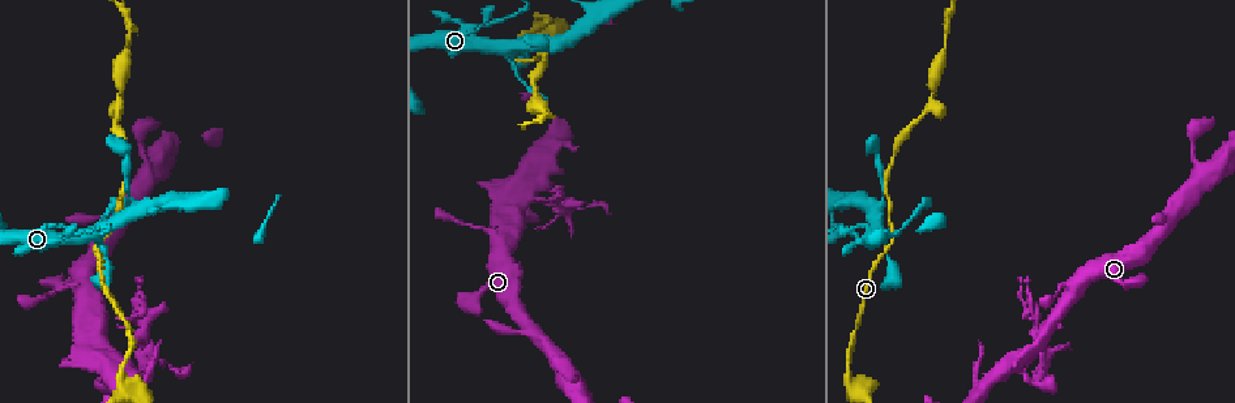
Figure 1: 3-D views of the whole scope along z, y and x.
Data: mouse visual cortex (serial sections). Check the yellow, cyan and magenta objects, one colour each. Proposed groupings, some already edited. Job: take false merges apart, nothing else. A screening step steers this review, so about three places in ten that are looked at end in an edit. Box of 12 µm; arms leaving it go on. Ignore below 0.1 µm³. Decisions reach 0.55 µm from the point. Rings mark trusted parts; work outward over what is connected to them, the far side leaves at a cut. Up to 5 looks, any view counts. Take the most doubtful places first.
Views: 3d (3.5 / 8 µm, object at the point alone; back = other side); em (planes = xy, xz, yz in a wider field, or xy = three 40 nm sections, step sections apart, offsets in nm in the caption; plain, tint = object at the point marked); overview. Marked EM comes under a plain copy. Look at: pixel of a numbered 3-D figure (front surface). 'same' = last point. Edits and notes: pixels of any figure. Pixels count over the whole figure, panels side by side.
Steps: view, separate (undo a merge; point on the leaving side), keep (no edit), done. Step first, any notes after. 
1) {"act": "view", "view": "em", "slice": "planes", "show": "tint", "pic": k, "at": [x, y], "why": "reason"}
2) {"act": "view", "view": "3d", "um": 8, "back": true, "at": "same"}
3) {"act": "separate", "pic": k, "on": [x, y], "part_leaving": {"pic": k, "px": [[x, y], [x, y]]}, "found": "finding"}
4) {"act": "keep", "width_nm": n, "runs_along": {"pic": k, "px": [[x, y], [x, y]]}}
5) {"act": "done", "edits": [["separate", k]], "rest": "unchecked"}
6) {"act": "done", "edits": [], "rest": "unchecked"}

{"act": "view", "view": "3d", "um": 3.5, "pic": 1, "at": [124, 388]}

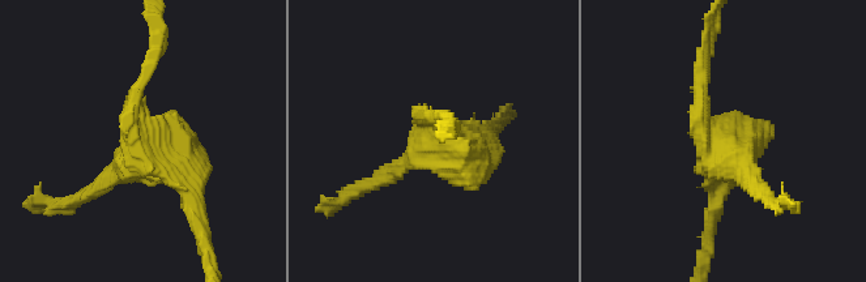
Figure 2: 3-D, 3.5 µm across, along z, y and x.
{"act": "view", "view": "em", "slice": "xy", "step": 1, "show": "tint", "pic": 2, "at": [433, 128]}

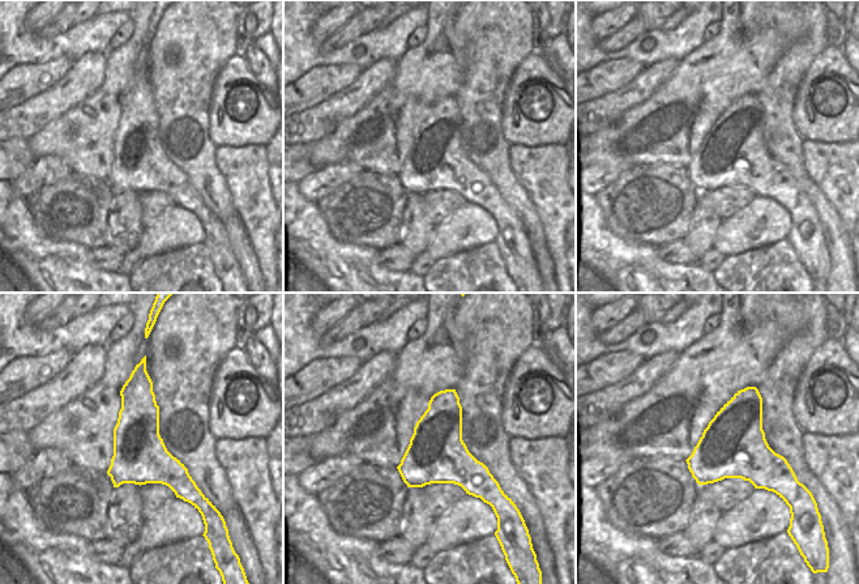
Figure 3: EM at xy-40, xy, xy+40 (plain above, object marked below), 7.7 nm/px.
{"act": "keep", "runs_along": {"pic": 2, "px": [[702, 65], [699, 125], [722, 154], [772, 125]]}, "found": "one cell here"}

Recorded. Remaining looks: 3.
{"act": "view", "view": "3d", "um": 3.5, "pic": 1, "at": [127, 186], "why": "calibre changes"}

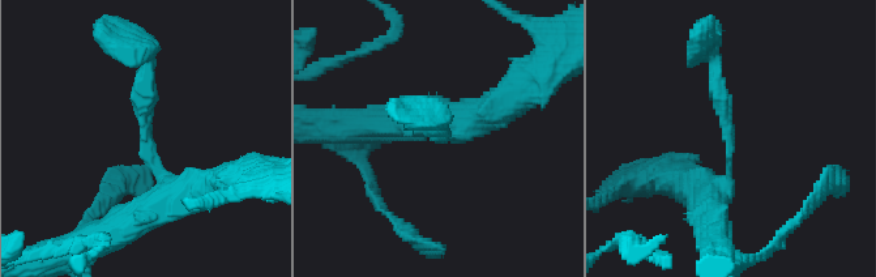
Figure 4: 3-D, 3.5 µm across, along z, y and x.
{"act": "view", "view": "em", "slice": "xy", "step": 1, "show": "tint", "pic": 4, "at": [729, 135], "why": "need the tissue"}

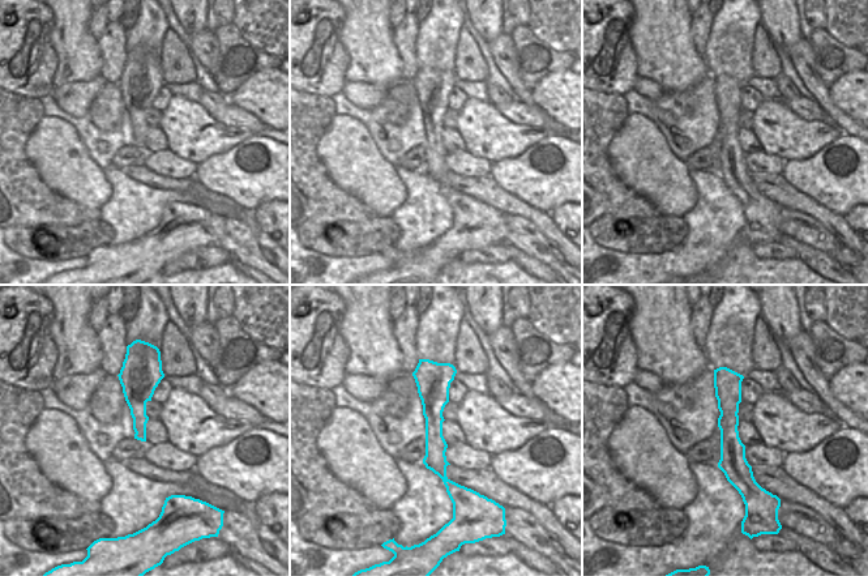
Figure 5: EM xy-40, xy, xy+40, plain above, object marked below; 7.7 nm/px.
{"act": "view", "view": "em", "slice": "xy", "step": 5, "show": "tint", "at": "same", "why": "another direction"}

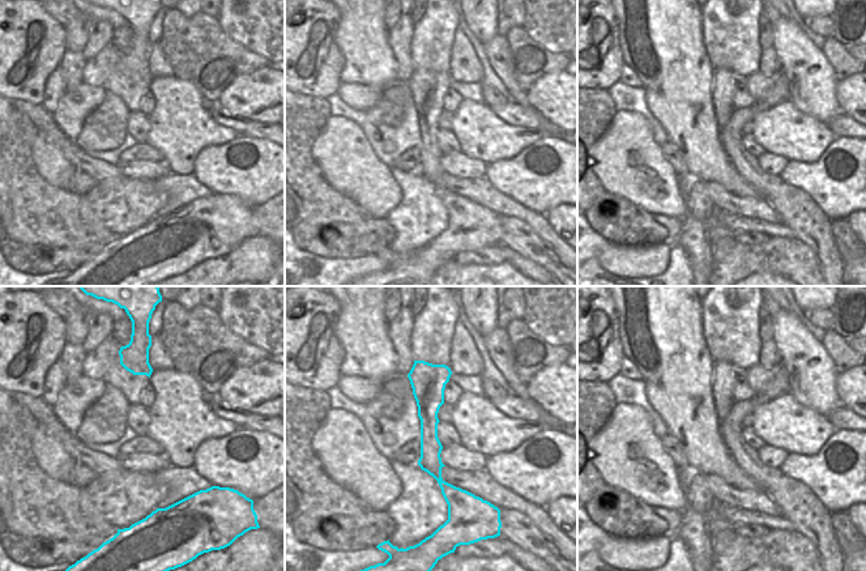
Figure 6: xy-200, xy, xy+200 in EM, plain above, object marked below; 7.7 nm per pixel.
{"act": "keep", "width_nm": 200, "runs_along": {"pic": 6, "px": [[421, 365], [430, 461], [451, 498]]}, "found": "continuous, no second cell"}

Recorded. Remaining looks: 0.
{"act": "done", "edits": [], "rest": "unchecked"}

